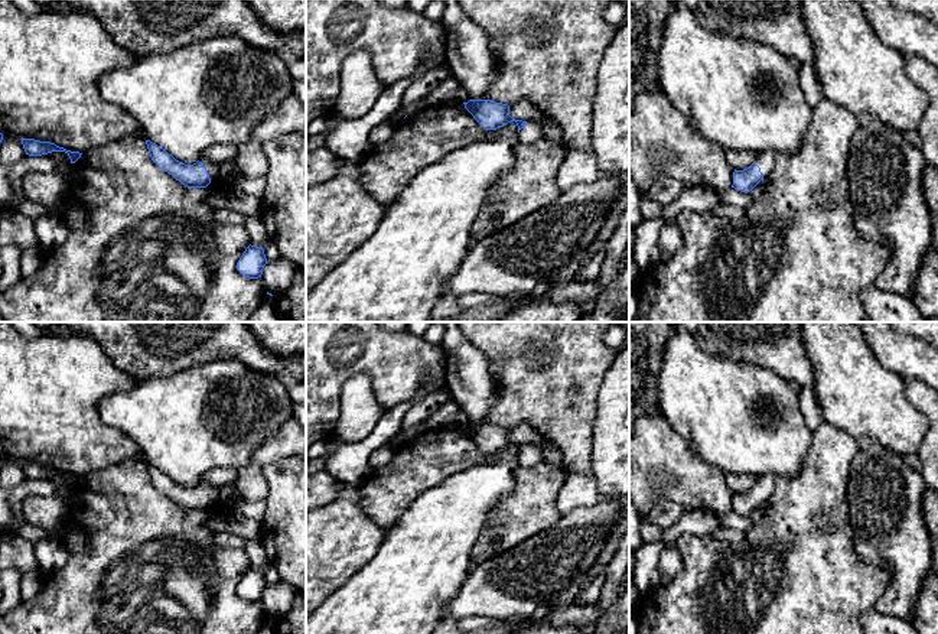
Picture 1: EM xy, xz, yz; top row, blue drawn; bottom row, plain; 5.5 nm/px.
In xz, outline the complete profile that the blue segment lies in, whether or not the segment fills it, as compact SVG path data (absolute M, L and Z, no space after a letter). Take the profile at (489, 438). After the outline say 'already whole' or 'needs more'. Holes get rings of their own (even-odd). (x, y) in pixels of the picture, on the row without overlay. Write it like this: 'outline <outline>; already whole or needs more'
outline M469 423L465 432L485 453L496 453L511 445L518 449L521 466L532 466L544 461L541 449L535 445L515 443L509 439L509 429L491 423Z; needs more

